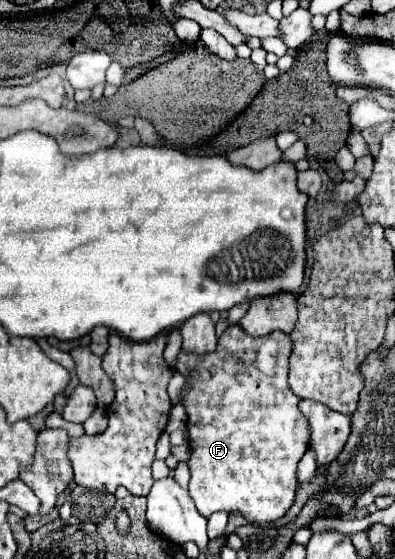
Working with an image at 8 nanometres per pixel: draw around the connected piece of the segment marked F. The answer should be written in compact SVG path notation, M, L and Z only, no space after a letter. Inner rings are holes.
M229 326L219 336L217 348L211 354L201 356L201 354L185 352L185 350L179 352L177 362L175 362L175 372L183 374L189 384L189 392L181 400L181 404L187 410L187 434L189 434L189 448L191 448L189 492L191 492L191 498L195 500L195 506L201 512L201 516L209 518L213 512L241 512L243 518L249 520L251 524L269 524L269 522L275 522L277 518L281 518L293 506L295 492L297 492L297 464L303 458L303 454L307 452L307 442L309 442L309 420L299 412L299 408L297 408L299 398L289 388L287 374L289 374L291 350L293 350L293 344L285 332L271 332L267 336L253 338L253 336L247 336L239 326Z

